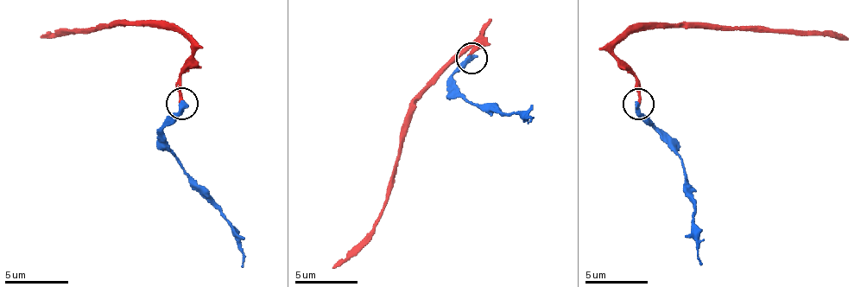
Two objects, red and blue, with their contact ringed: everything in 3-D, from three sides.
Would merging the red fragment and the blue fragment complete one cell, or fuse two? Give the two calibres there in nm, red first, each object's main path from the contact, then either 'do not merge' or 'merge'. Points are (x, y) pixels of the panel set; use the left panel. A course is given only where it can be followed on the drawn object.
240/400 nm | red via (181, 102), (181, 77), (191, 51), (191, 41), (172, 29), (123, 26), (53, 29), (41, 39) | blue via (181, 102), (181, 112), (162, 131), (162, 141), (219, 211), (242, 252), (242, 268) | merge

